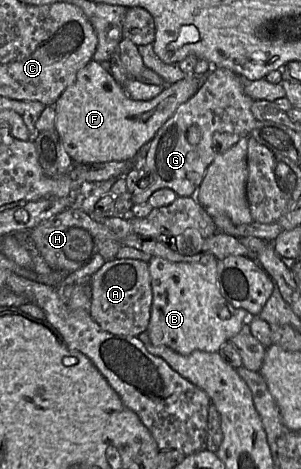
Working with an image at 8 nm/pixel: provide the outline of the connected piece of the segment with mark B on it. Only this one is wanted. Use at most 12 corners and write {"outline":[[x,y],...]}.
{"outline":[[218,260],[148,262],[146,332],[218,352],[252,317],[221,294]]}

